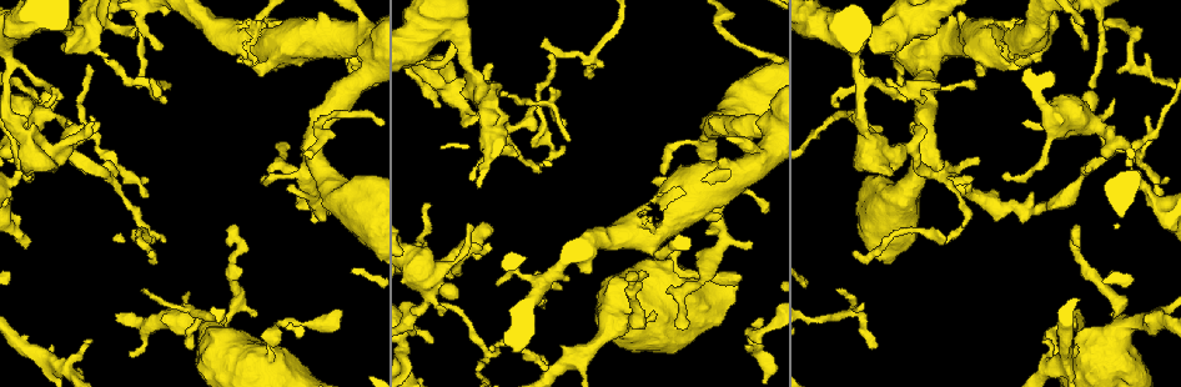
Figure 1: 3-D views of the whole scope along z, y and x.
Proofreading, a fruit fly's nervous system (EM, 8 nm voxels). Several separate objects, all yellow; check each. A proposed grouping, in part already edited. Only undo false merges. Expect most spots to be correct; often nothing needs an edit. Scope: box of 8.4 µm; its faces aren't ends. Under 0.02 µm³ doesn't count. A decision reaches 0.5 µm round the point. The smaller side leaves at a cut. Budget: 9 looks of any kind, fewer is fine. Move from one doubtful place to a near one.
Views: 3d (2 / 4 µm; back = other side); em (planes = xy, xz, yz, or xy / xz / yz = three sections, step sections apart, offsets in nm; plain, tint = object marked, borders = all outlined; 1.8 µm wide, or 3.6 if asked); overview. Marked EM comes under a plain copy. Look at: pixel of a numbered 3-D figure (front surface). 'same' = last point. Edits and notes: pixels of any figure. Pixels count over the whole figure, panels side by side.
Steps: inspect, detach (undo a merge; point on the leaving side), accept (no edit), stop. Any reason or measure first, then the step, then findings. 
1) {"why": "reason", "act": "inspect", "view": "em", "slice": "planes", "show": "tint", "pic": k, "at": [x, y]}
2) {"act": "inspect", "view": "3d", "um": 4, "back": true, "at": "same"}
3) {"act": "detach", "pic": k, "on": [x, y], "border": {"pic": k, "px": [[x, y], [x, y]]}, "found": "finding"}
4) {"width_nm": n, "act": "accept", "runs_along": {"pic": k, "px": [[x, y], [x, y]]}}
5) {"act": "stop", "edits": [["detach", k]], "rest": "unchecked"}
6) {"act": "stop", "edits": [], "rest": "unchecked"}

{"why": "calibre changes", "act": "inspect", "view": "3d", "um": 2, "pic": 1, "at": [1049, 31]}

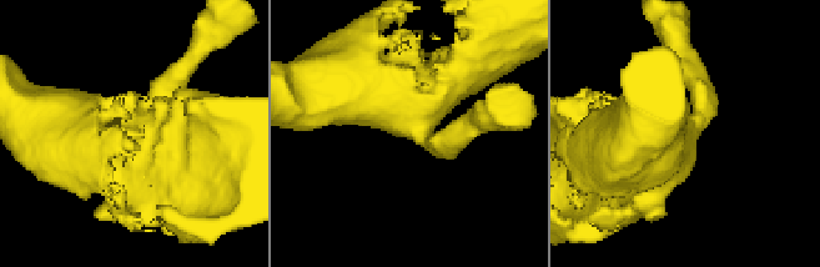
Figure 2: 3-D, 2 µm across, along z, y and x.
{"act": "inspect", "view": "em", "slice": "yz", "step": 16, "show": "tint", "pic": 2, "at": [421, 123]}

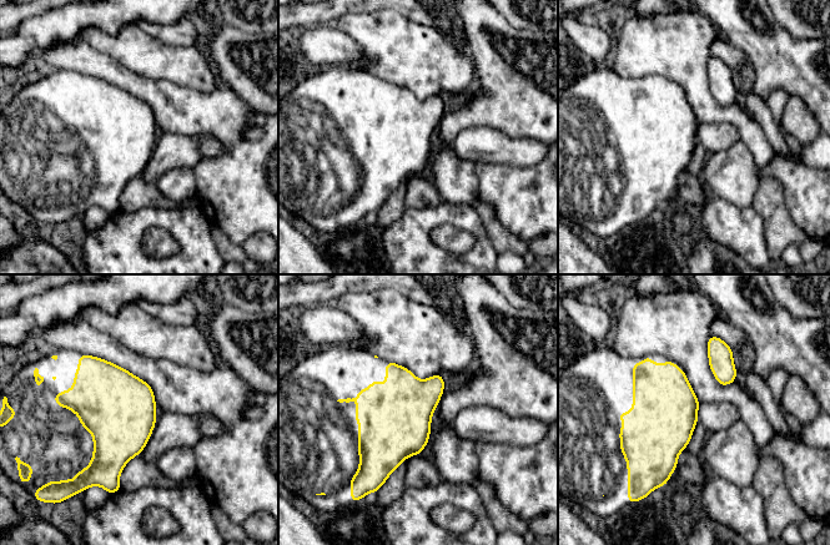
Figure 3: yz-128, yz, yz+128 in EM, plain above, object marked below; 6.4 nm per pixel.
{"why": "cut it another way", "act": "inspect", "view": "em", "slice": "planes", "show": "tint", "at": "same"}

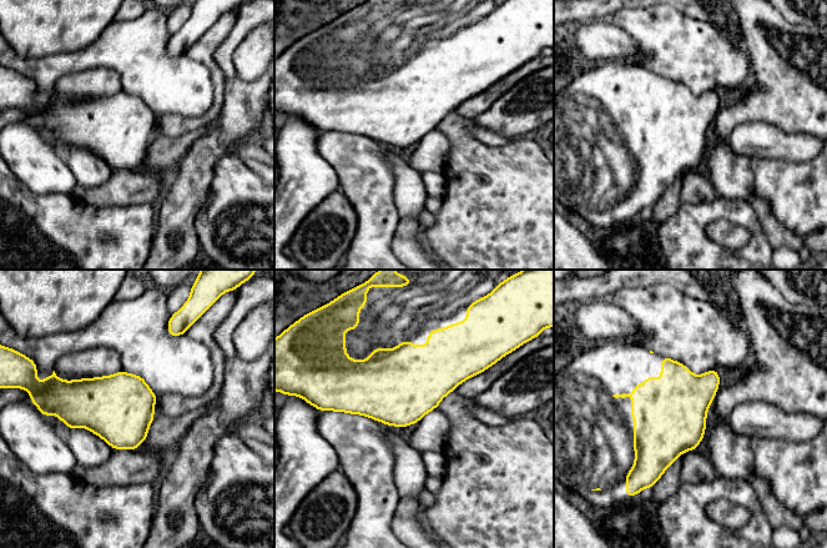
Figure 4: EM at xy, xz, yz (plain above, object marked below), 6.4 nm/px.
{"act": "accept", "found": "all the same cell"}

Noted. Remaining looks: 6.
{"why": "sharp bend", "act": "inspect", "view": "3d", "um": 4, "pic": 1, "at": [904, 85]}

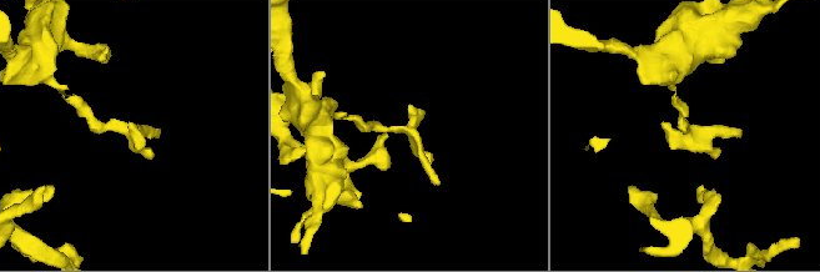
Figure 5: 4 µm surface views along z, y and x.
{"act": "inspect", "view": "em", "slice": "planes", "show": "tint", "pic": 5, "at": [130, 137]}

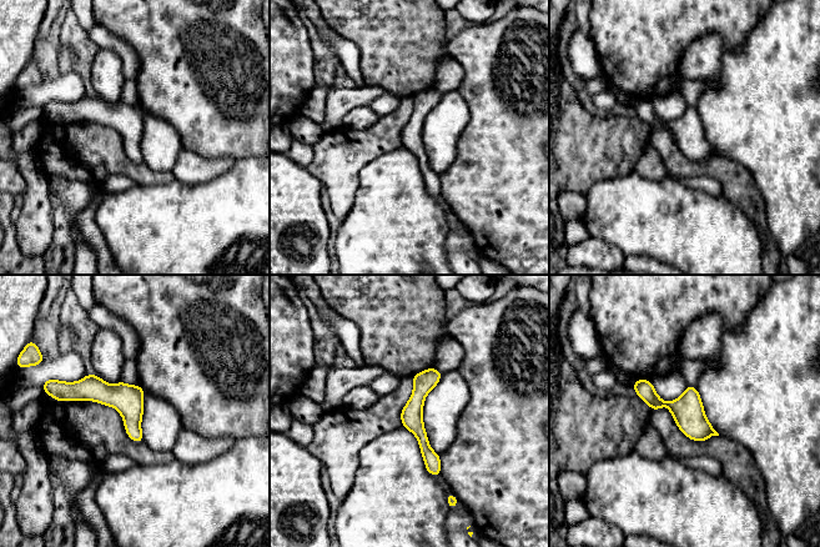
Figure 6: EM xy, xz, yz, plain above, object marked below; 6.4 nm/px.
{"act": "accept", "runs_along": {"pic": 6, "px": [[431, 371], [416, 426], [437, 472]]}, "found": "continuous, no second cell"}

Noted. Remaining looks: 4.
{"why": "abrupt turn", "act": "inspect", "view": "3d", "um": 4, "pic": 1, "at": [552, 152]}

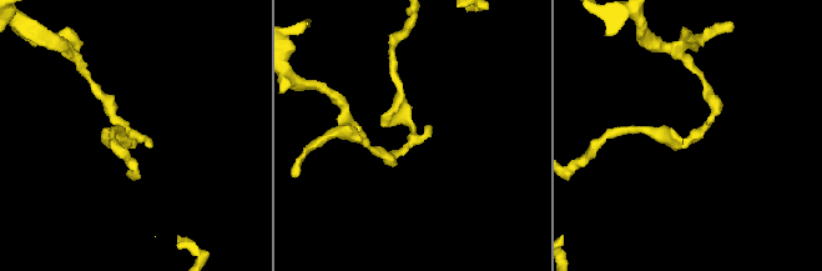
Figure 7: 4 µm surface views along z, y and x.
{"act": "inspect", "view": "em", "slice": "planes", "show": "tint", "pic": 7, "at": [133, 136]}

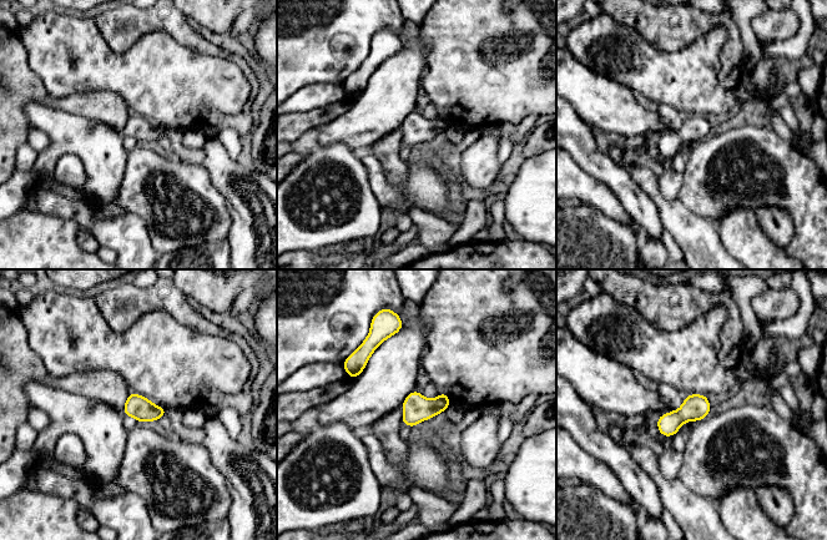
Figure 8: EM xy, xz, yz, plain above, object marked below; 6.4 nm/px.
{"act": "accept", "found": "continuous, no second cell"}

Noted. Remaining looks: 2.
{"act": "stop", "edits": [], "rest": "unchecked"}

